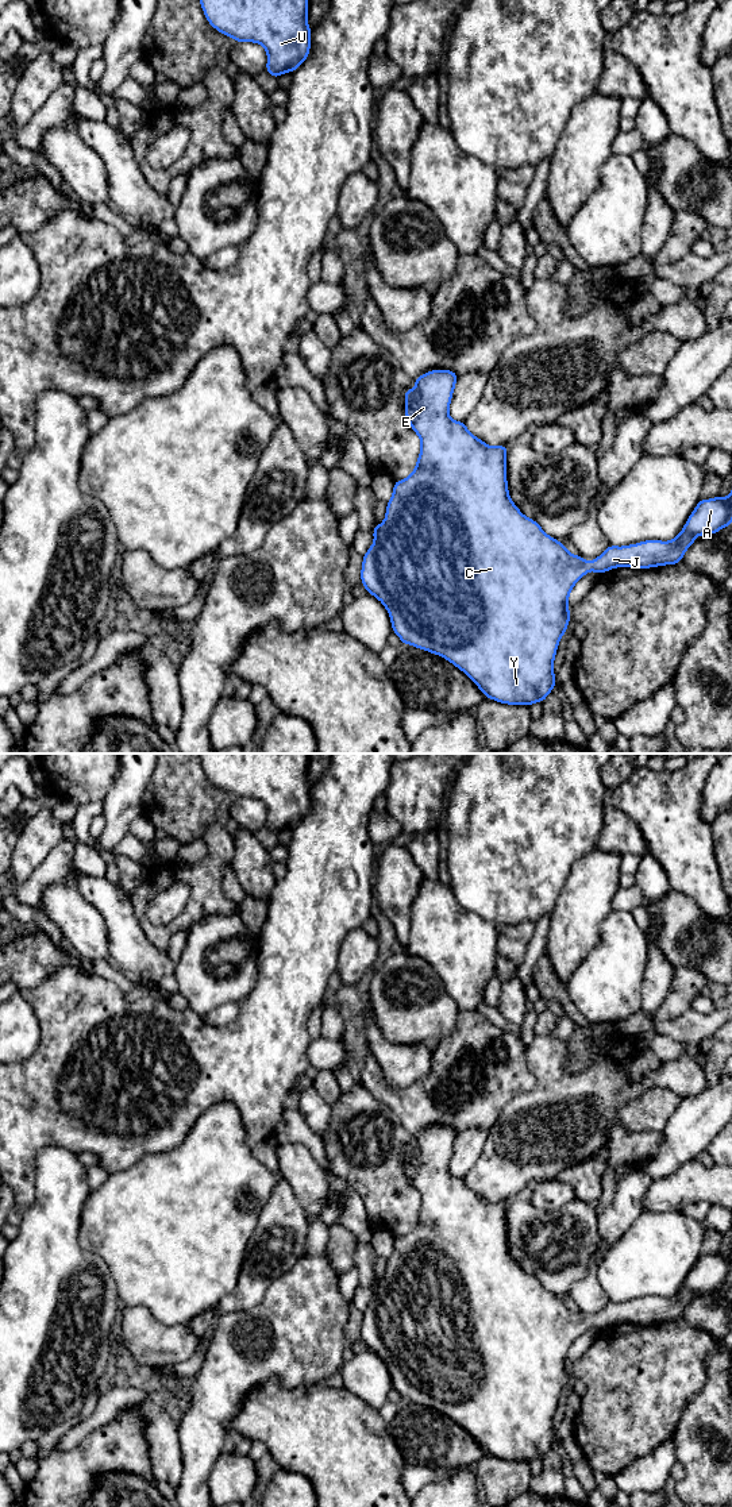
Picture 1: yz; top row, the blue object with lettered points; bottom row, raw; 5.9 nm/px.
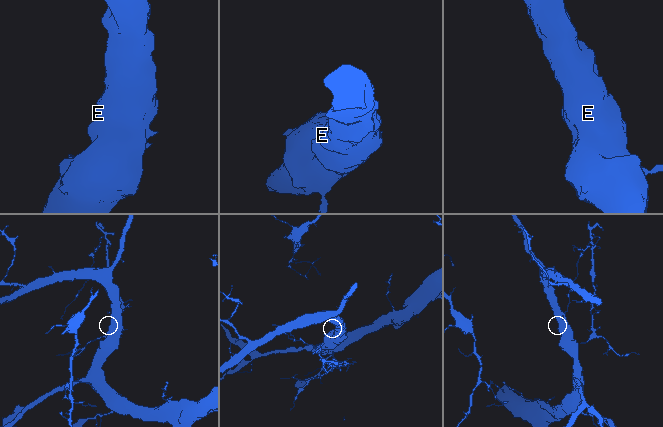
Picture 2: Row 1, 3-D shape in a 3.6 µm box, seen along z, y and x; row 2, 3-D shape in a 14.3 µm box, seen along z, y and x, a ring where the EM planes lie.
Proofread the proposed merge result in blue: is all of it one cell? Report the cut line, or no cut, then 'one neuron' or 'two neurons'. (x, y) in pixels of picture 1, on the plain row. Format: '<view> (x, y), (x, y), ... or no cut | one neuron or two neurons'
no cut | one neuron

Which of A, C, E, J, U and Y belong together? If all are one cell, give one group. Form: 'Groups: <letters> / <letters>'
Groups: A C E J U Y

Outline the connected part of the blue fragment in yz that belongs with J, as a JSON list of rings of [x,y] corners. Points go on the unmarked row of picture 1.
[[[431,1126],[424,1132],[415,1134],[416,1144],[405,1148],[405,1173],[409,1178],[411,1184],[419,1191],[421,1206],[413,1229],[405,1236],[396,1237],[393,1242],[393,1252],[388,1259],[385,1276],[373,1286],[374,1299],[363,1311],[361,1336],[366,1348],[378,1354],[389,1368],[393,1388],[401,1395],[402,1400],[411,1400],[416,1404],[421,1404],[447,1415],[459,1426],[462,1426],[488,1454],[508,1461],[529,1462],[533,1458],[543,1458],[550,1448],[555,1444],[554,1414],[559,1396],[562,1395],[567,1385],[567,1380],[571,1376],[570,1367],[567,1364],[567,1356],[573,1342],[592,1326],[594,1326],[597,1330],[601,1330],[615,1323],[629,1322],[648,1325],[659,1323],[660,1321],[670,1322],[679,1319],[683,1314],[683,1310],[694,1299],[697,1292],[713,1291],[724,1283],[732,1281],[732,1248],[725,1254],[721,1252],[710,1256],[700,1254],[683,1286],[674,1296],[646,1296],[624,1303],[608,1302],[608,1304],[598,1314],[596,1314],[593,1318],[587,1318],[579,1311],[571,1311],[562,1298],[548,1292],[535,1276],[525,1273],[513,1260],[509,1253],[506,1238],[505,1217],[508,1202],[490,1203],[481,1195],[475,1194],[466,1184],[465,1179],[455,1178],[448,1172],[448,1163],[456,1136],[458,1132],[452,1126]]]

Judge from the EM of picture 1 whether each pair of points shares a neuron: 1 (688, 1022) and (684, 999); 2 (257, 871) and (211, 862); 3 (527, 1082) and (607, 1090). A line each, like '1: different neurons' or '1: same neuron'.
1: different neurons
2: different neurons
3: different neurons

